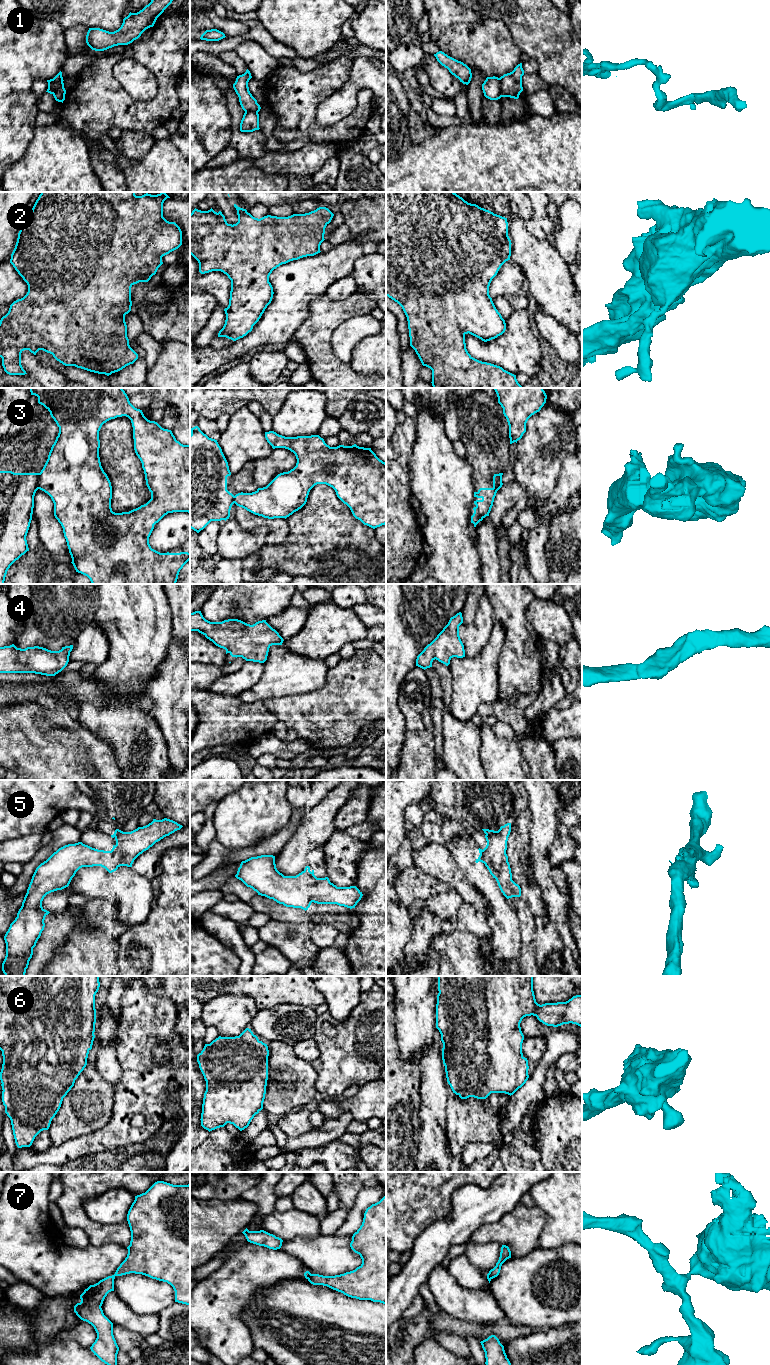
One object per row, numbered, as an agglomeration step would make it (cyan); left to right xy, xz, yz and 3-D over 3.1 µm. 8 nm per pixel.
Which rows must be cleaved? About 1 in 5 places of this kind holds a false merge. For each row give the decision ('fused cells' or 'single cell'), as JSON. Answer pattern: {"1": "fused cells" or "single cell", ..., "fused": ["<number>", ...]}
{"1": "fused cells", "2": "single cell", "3": "fused cells", "4": "single cell", "5": "single cell", "6": "single cell", "7": "fused cells", "fused": ["1", "3", "7"]}

